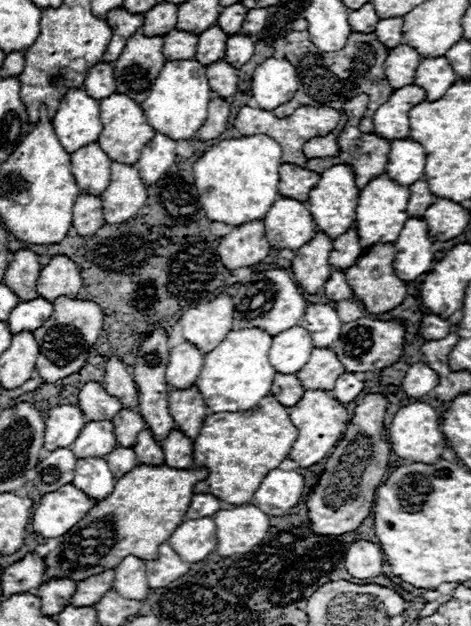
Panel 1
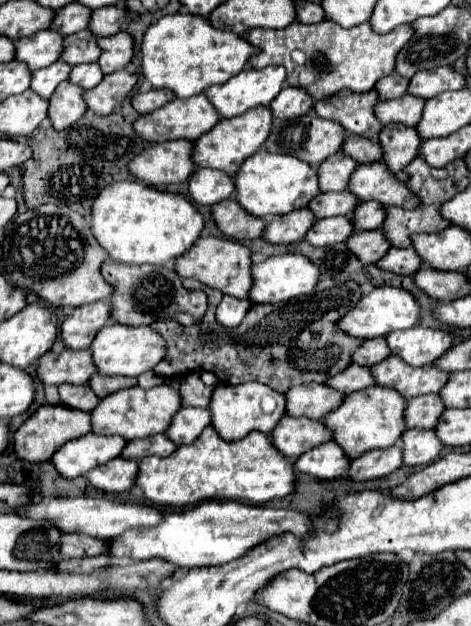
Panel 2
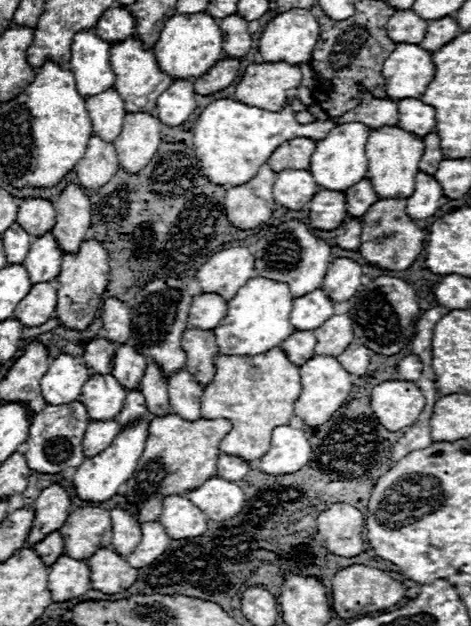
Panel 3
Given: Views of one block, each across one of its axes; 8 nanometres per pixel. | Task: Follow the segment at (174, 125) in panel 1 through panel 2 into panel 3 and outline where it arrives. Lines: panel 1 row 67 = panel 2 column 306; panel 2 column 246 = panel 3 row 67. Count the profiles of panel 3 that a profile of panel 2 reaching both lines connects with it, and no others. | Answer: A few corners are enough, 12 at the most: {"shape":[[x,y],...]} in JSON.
{"shape":[[174,14],[154,56],[172,80],[196,80],[218,58],[218,24]]}

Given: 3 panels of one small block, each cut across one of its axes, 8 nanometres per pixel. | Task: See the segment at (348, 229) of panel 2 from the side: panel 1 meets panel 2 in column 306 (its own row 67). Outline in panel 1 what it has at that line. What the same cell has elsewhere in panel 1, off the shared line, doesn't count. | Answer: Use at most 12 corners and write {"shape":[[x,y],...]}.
{"shape":[[236,34],[226,42],[224,60],[242,68],[254,54],[254,40]]}

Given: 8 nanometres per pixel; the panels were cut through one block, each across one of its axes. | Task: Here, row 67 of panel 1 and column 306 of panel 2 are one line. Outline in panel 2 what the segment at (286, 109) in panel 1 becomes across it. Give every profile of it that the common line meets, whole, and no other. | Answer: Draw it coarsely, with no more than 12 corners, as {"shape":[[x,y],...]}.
{"shape":[[324,278],[316,292],[198,324],[154,322],[156,376],[220,382],[326,382],[362,340],[336,320],[362,292]]}

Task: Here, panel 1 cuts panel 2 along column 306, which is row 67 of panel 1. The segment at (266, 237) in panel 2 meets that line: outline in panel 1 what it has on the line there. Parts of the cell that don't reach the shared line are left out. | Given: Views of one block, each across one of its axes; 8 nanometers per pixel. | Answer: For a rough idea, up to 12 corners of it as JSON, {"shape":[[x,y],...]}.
{"shape":[[228,62],[208,66],[210,90],[220,98],[236,94],[238,76]]}

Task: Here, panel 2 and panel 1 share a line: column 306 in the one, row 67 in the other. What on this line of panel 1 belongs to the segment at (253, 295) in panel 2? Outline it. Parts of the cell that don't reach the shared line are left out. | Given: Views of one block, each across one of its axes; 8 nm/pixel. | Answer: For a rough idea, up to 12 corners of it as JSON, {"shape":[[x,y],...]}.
{"shape":[[268,58],[252,76],[252,96],[276,110],[298,90],[288,60]]}

